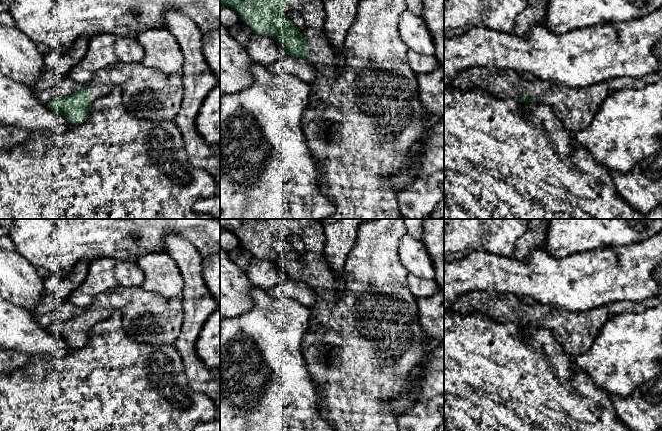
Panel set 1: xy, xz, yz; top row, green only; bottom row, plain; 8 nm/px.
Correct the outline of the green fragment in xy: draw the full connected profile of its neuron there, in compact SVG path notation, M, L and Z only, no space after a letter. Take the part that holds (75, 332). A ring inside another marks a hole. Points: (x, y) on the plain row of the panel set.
M117 287L96 296L80 315L47 329L72 349L79 349L87 344L91 328L116 310L122 313L129 338L147 345L174 345L184 318L182 295L165 298L141 287Z

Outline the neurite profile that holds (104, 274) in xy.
M108 257L93 259L83 283L68 297L74 306L86 309L101 293L117 287L140 287L145 275L136 262Z

